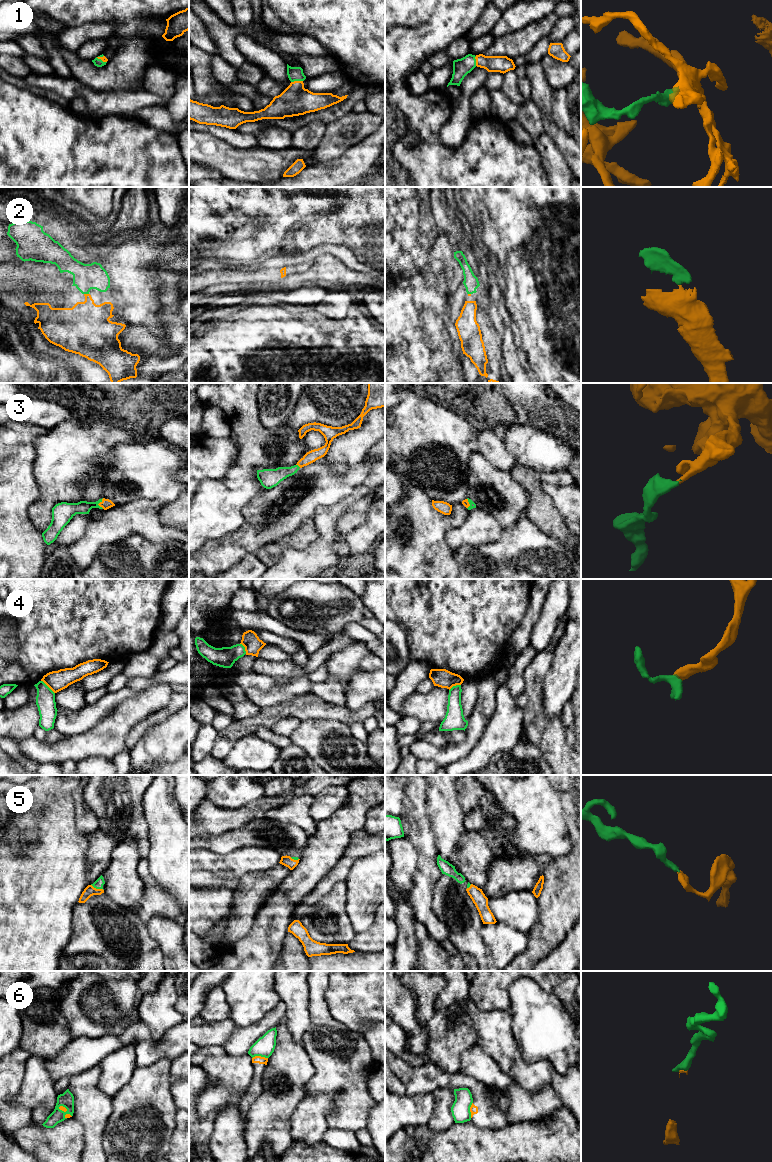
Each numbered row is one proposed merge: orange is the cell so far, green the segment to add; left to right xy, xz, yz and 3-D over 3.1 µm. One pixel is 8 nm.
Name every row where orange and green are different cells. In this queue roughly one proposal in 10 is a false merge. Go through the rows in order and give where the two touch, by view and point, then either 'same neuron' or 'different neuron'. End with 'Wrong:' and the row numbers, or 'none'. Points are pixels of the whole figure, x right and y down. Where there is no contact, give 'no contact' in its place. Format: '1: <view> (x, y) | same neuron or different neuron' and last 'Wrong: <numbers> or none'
1: xz (296, 81) | same neuron
2: xy (86, 294) | same neuron
3: xy (99, 503) | same neuron
4: xy (48, 686) | different neuron
5: xy (97, 889) | same neuron
6: xz (259, 1056) | different neuron
Wrong: 4, 6

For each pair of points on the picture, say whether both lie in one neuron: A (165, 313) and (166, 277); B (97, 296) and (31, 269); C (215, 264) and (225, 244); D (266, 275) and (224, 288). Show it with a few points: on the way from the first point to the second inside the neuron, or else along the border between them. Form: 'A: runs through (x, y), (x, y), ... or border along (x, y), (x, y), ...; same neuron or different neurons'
A: runs through (166, 304), (166, 286); same neuron
B: runs through (80, 288), (49, 288), (47, 286); same neuron
C: border along (207, 260), (217, 258), (226, 262); different neurons
D: border along (262, 281), (218, 283), (216, 285); different neurons

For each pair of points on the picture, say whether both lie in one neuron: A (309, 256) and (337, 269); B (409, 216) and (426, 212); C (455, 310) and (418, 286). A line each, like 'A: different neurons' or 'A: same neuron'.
A: different neurons
B: different neurons
C: different neurons

